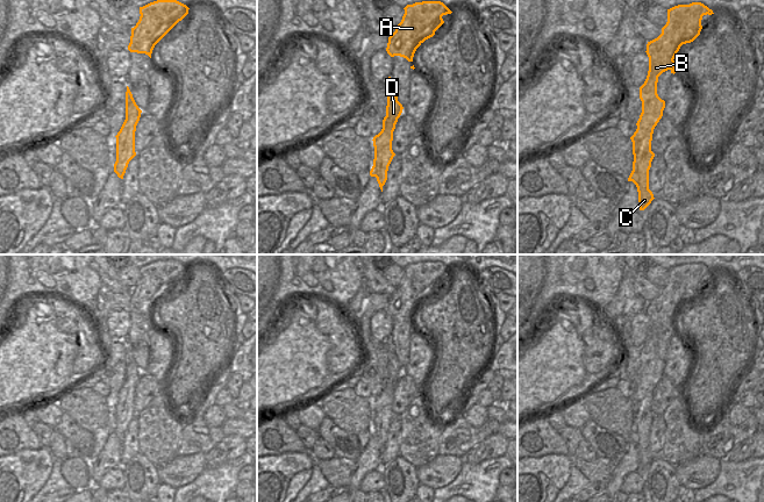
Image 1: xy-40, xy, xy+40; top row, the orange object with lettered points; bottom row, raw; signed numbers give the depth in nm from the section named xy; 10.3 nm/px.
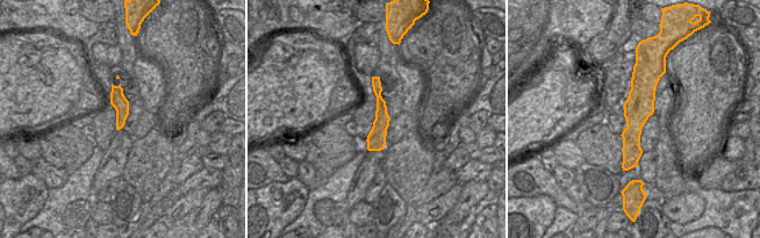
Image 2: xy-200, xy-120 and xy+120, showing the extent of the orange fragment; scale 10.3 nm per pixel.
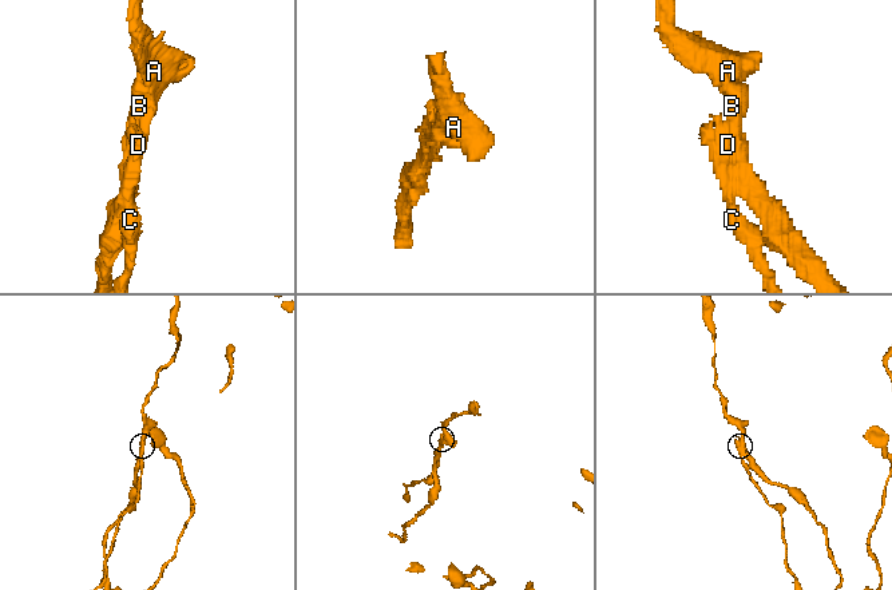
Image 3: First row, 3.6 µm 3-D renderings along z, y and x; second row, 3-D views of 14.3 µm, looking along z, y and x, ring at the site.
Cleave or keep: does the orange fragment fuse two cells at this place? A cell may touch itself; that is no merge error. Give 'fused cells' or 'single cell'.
fused cells

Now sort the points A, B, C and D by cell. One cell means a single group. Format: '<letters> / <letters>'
A B D / C

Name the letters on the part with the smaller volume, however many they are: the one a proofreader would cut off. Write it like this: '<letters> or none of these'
C

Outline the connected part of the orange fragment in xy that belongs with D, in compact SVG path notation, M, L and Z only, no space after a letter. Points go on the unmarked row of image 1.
M388 337L388 339L386 340L386 344L387 344L386 376L385 376L384 380L383 380L383 389L381 389L381 392L380 392L378 395L376 395L373 399L377 399L377 397L384 392L384 389L385 389L387 386L395 386L397 382L398 382L398 379L400 378L400 375L401 375L401 373L402 373L402 370L404 370L402 365L398 361L398 357L397 357L397 354L395 354L395 346L394 346L393 342L391 340L391 337Z

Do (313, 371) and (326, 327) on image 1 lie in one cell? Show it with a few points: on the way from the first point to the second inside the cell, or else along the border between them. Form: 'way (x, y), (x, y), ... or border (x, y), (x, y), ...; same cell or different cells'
way (313, 360), (316, 337); same cell

